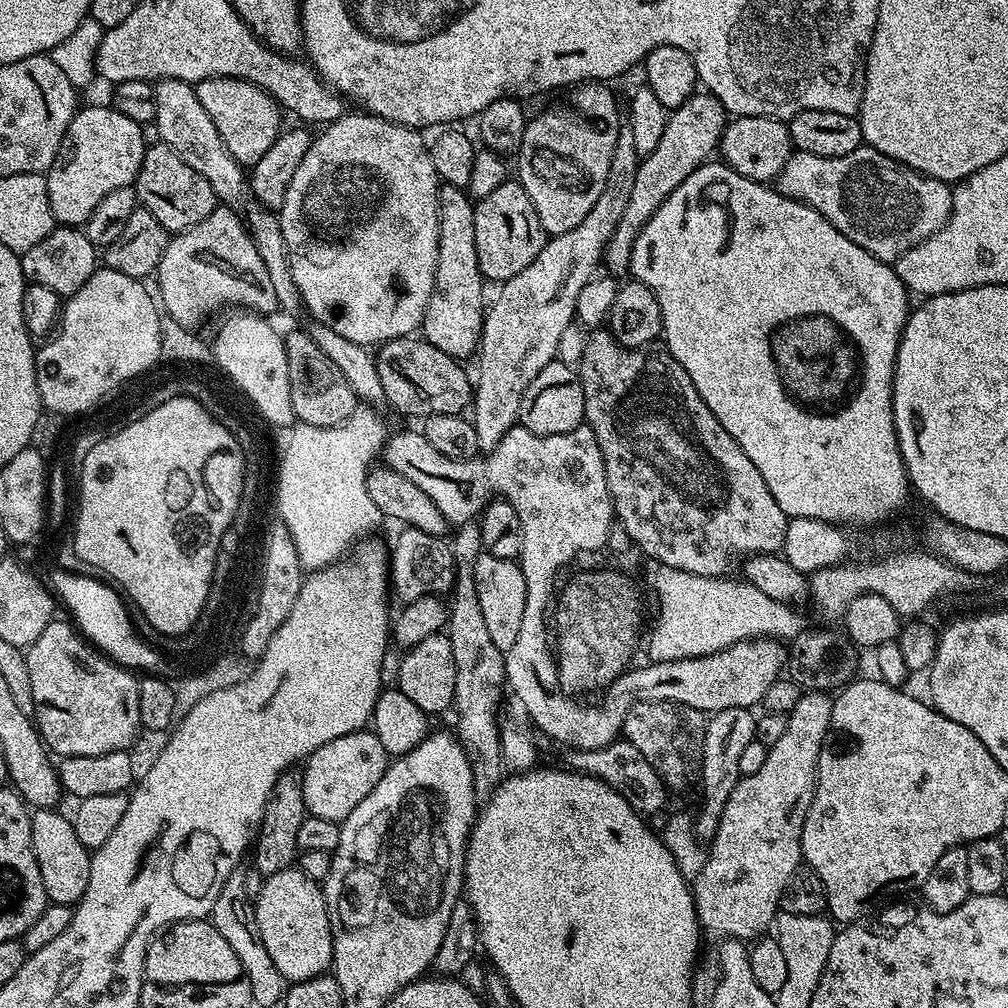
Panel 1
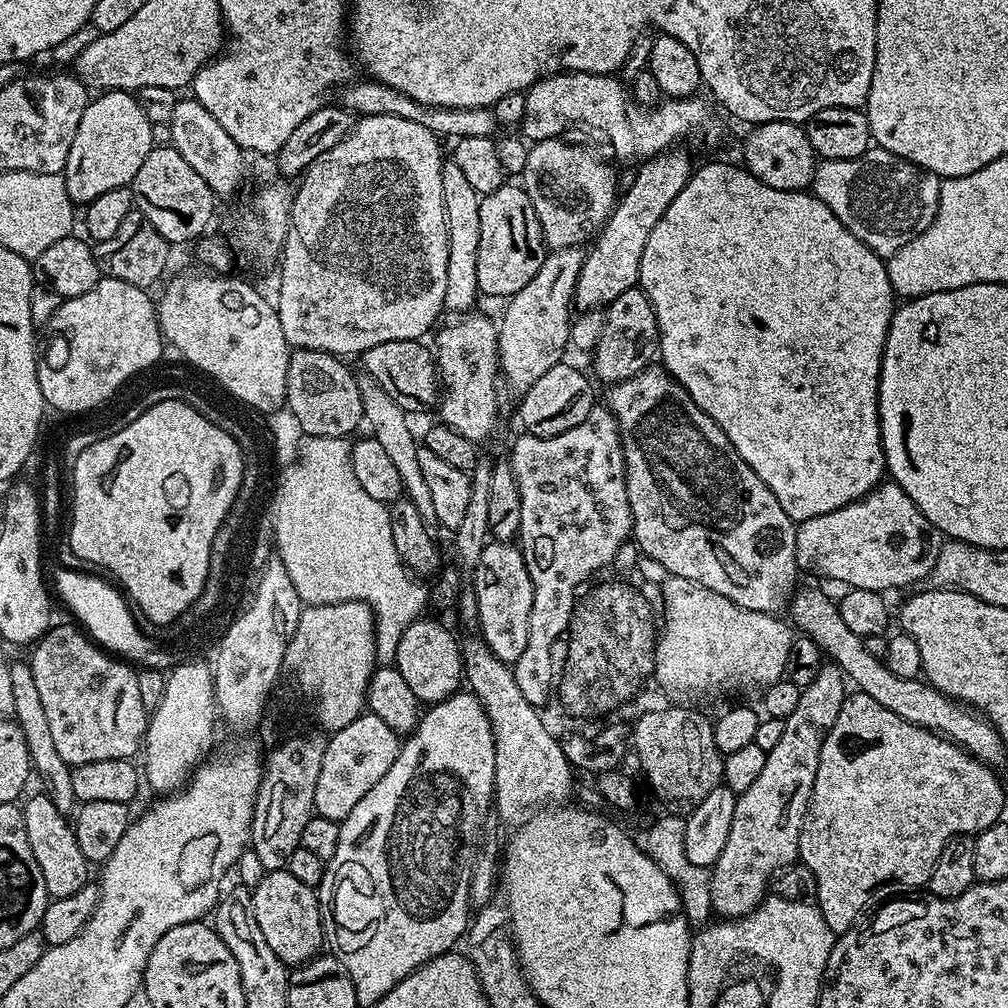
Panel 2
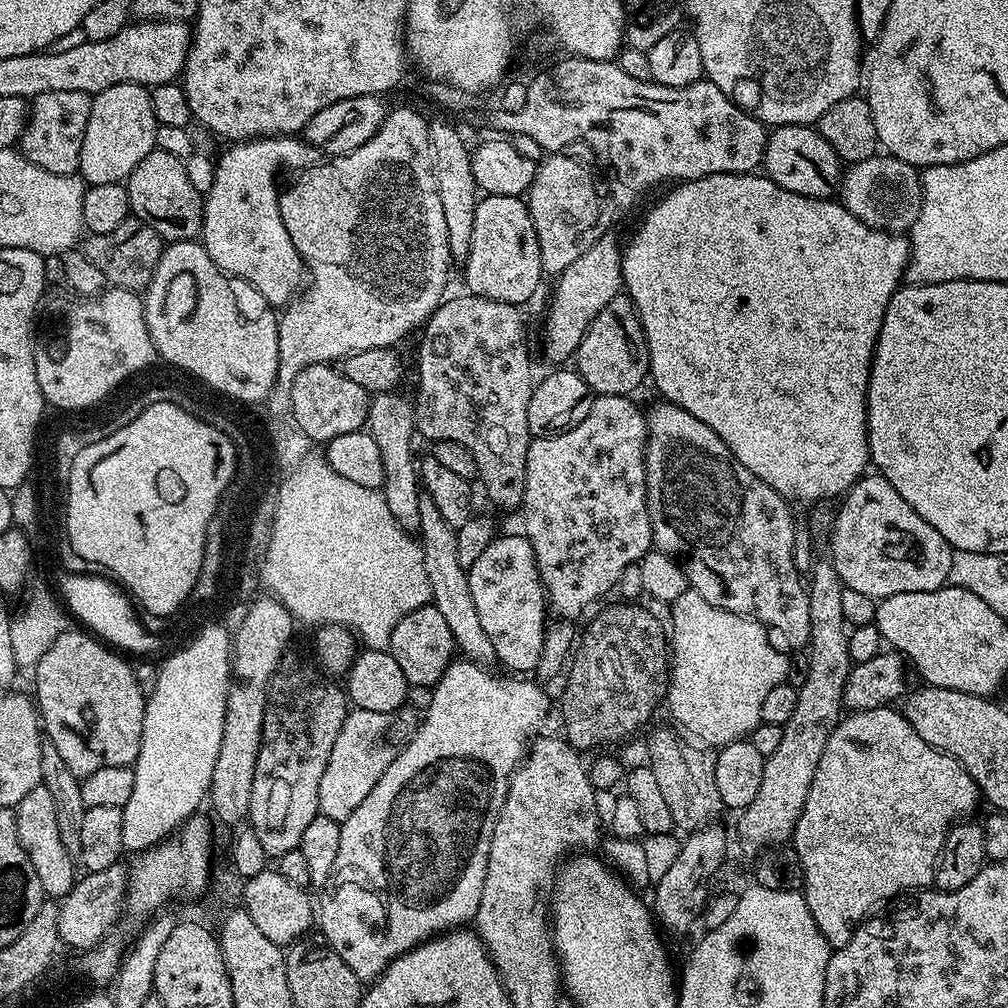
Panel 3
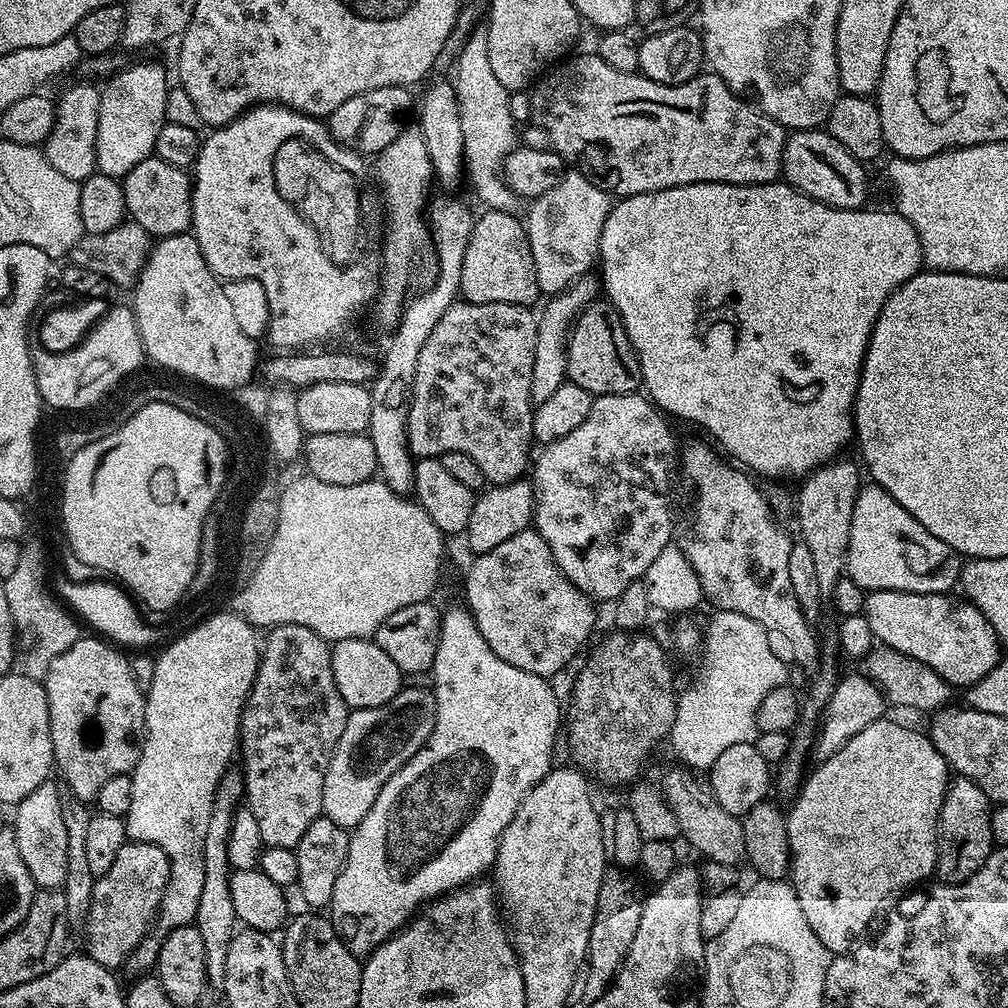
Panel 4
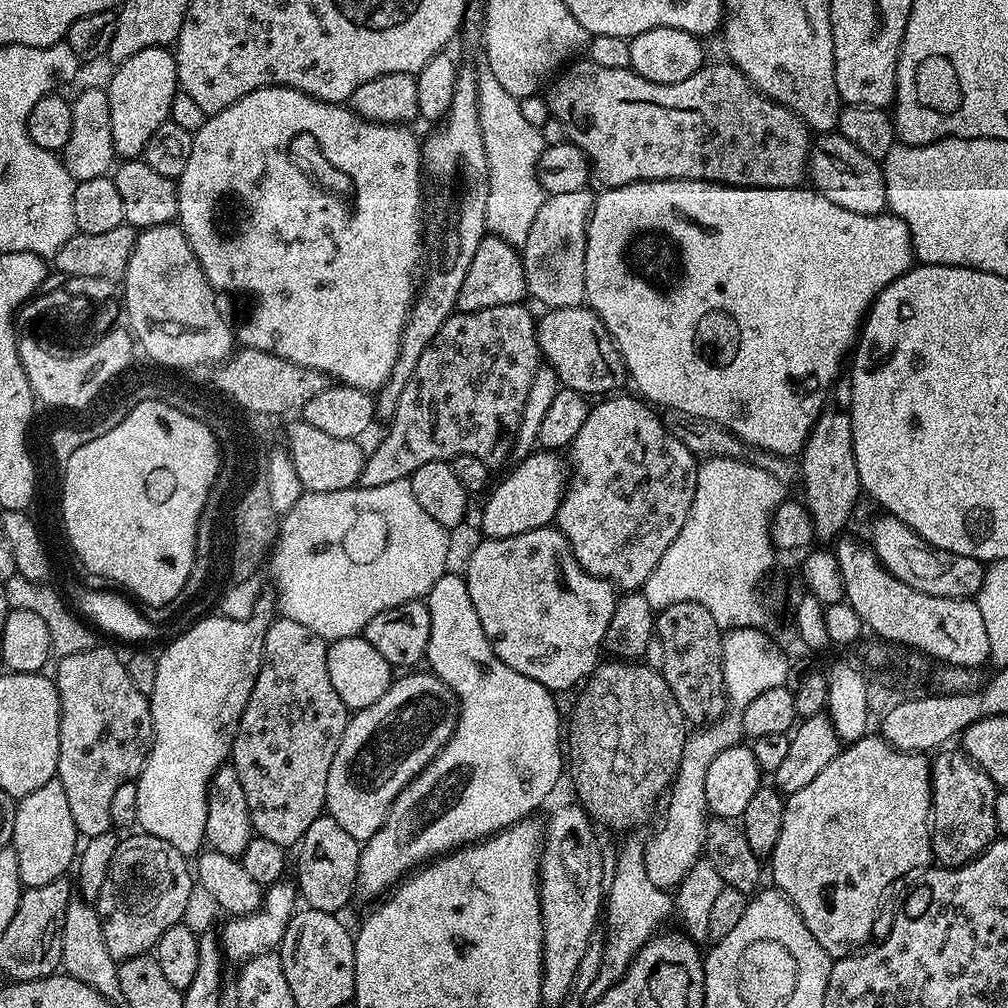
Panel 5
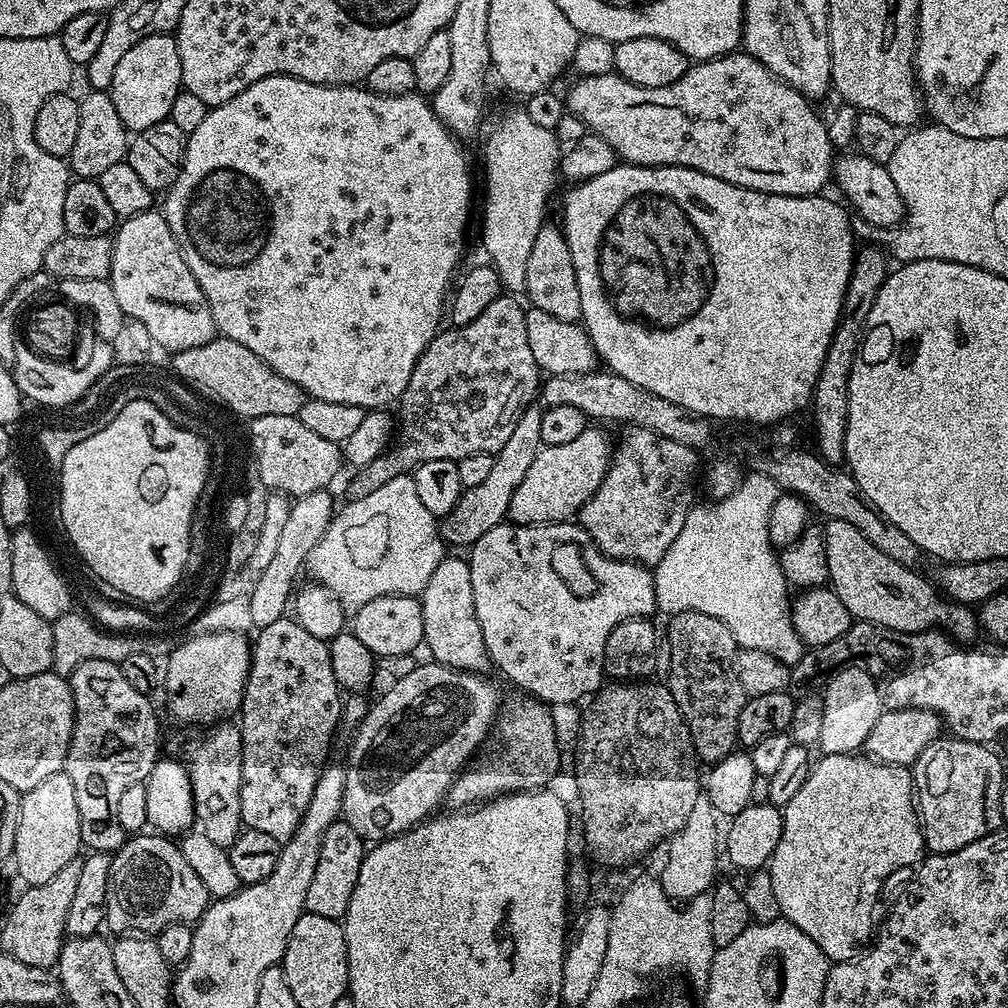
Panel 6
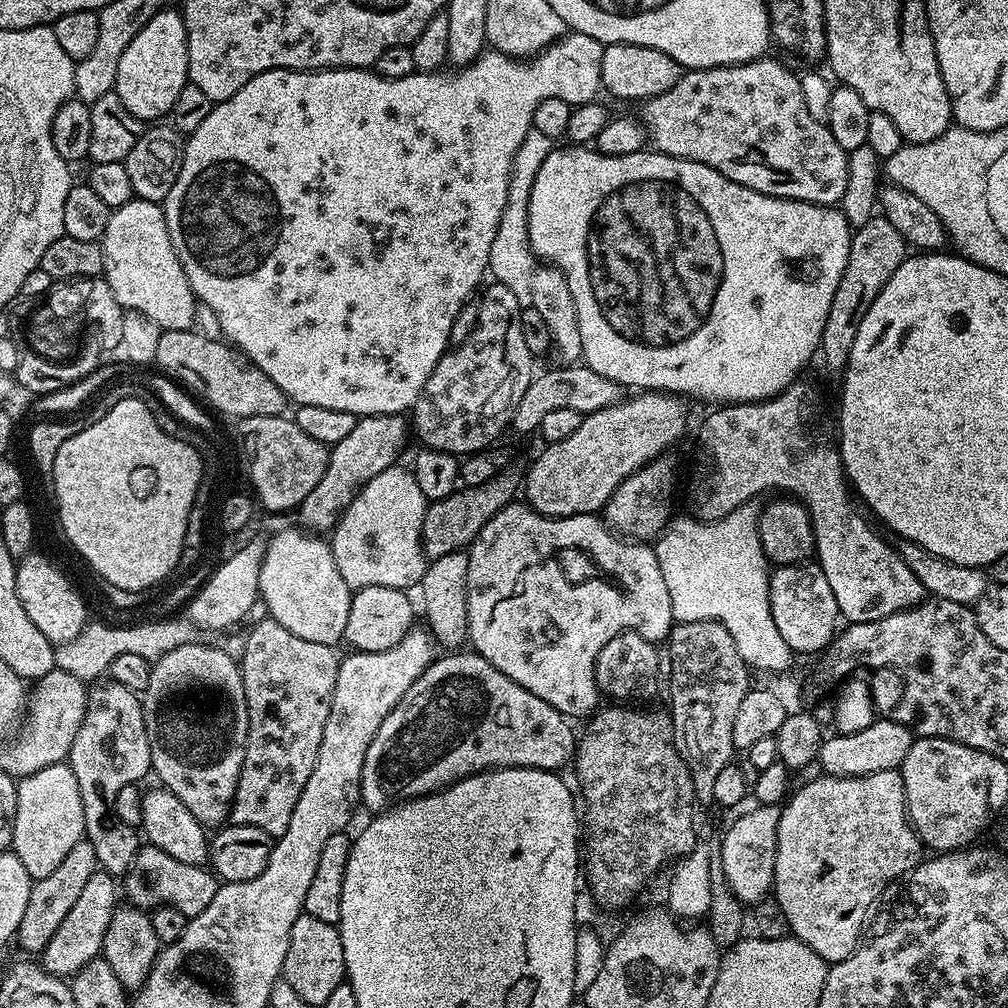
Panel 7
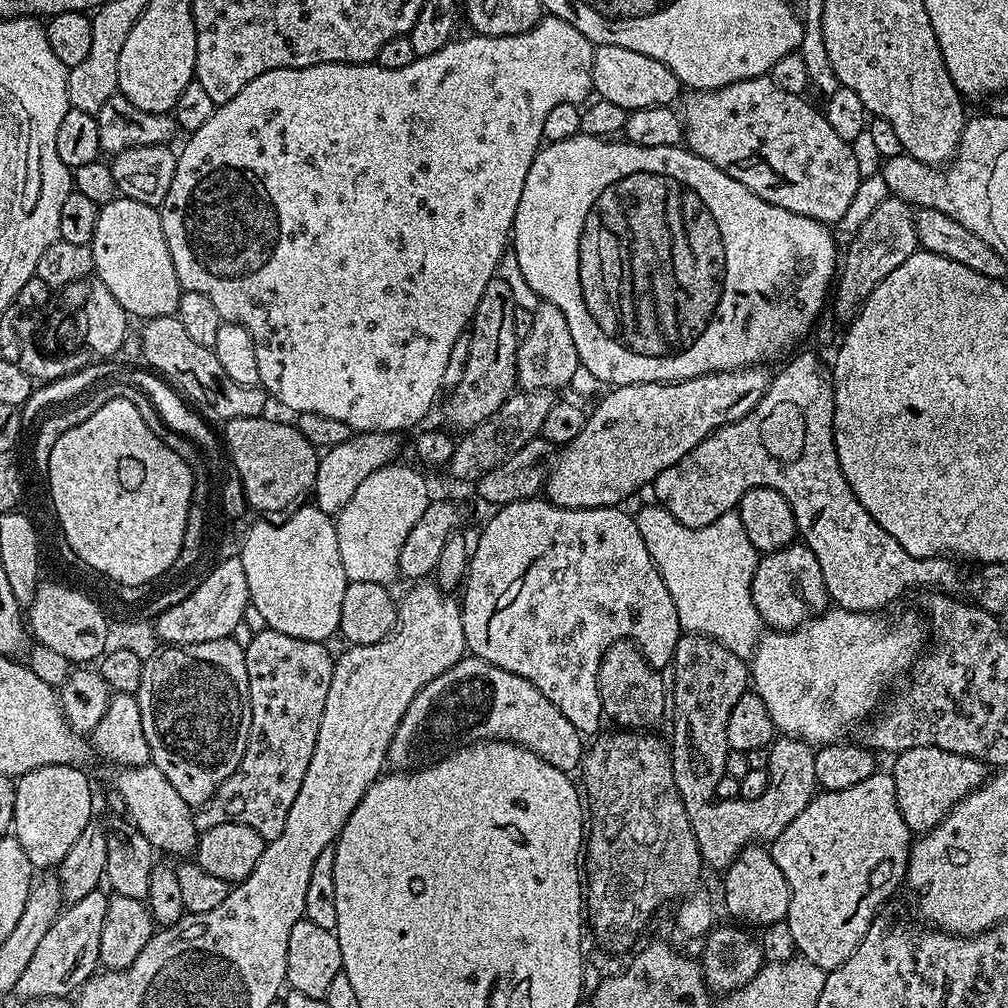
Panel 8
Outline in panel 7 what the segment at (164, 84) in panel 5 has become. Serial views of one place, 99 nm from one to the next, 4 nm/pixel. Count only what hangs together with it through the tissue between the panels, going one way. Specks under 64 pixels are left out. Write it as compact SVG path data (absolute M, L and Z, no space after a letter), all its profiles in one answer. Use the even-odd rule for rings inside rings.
M169 6L163 12L154 14L154 18L150 18L150 22L146 22L142 30L134 34L134 42L130 42L130 46L126 46L126 50L122 50L118 58L114 90L122 106L126 106L128 113L145 122L159 121L156 120L159 116L167 117L171 113L182 86L190 83L188 79L188 35L183 15L177 9L175 12L174 8Z

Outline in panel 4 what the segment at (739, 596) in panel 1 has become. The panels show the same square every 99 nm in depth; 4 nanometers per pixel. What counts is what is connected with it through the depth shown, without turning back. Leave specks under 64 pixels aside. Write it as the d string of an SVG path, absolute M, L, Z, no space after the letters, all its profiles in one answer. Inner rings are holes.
M737 612L711 613L708 628L703 629L704 665L700 677L679 693L670 733L672 752L683 767L707 773L714 761L730 746L755 744L758 735L758 705L770 690L788 684L789 665L776 657L769 633L754 618Z

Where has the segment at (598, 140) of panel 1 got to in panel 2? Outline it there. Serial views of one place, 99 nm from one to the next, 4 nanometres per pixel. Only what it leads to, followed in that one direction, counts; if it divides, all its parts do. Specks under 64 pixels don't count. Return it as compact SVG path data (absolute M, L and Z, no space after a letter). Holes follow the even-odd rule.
M563 139L537 140L526 154L526 170L522 173L522 187L530 198L549 249L579 248L587 245L604 227L604 221L616 207L618 199L618 176L600 160L595 160L584 148L563 144Z

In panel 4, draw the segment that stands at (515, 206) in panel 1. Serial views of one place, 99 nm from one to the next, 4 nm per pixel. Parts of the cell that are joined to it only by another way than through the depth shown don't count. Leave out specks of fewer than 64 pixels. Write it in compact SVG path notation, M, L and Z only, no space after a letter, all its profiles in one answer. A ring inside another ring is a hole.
M484 210L475 217L470 234L470 246L466 246L466 258L462 258L462 282L460 296L472 304L482 302L506 302L507 304L535 305L542 293L534 274L534 254L530 254L528 230L523 219L511 212Z

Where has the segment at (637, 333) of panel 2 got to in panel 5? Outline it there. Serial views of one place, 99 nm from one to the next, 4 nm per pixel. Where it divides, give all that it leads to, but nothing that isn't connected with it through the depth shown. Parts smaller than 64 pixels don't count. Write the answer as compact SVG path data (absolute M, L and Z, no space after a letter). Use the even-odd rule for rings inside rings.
M584 304L578 306L566 306L565 308L549 308L536 321L536 341L540 347L541 357L546 361L547 367L556 371L556 376L560 379L561 385L575 392L582 392L589 398L604 398L609 394L616 394L625 383L629 383L628 367L624 365L622 354L602 318L593 308Z

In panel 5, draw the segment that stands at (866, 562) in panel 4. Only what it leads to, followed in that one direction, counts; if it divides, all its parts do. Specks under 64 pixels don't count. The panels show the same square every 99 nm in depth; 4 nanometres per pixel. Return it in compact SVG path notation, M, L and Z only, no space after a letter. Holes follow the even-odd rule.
M887 514L872 524L872 540L870 547L880 560L880 565L898 582L906 582L906 586L914 586L922 594L930 594L938 598L973 599L980 589L984 577L985 561L970 558L966 554L954 554L941 548L933 548L925 542L906 522Z

